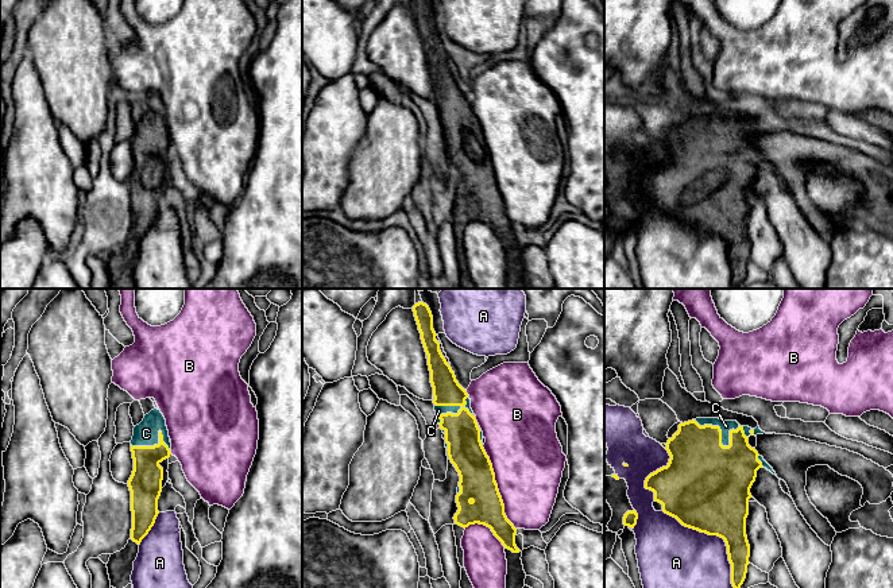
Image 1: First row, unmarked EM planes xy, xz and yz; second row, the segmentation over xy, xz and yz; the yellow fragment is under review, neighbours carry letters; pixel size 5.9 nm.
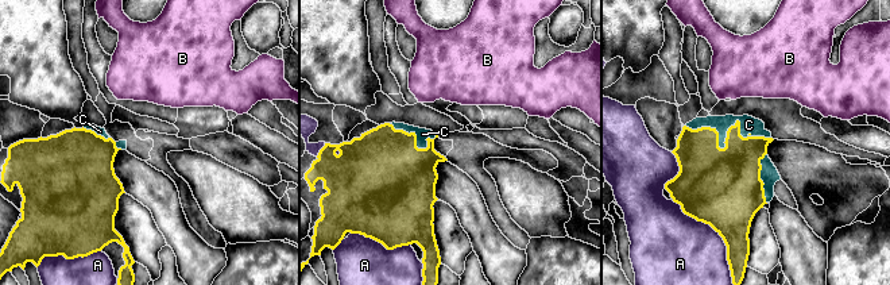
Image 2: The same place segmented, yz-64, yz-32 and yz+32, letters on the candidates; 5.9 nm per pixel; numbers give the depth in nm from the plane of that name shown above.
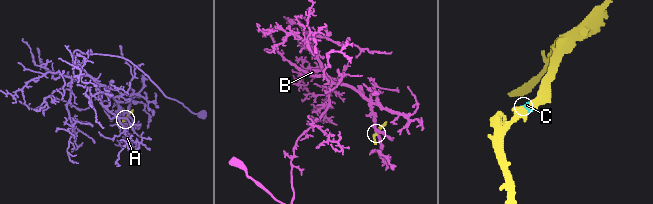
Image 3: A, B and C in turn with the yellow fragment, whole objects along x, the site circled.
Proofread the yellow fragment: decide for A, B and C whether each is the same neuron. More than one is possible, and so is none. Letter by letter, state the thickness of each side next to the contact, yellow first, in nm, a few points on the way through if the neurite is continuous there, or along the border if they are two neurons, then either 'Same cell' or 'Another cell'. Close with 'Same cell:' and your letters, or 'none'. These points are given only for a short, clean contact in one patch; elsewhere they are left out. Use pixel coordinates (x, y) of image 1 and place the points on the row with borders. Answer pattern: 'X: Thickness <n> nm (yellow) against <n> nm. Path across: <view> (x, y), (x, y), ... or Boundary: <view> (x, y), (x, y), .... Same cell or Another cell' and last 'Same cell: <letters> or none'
A: Thickness 460 nm (yellow) against 360 nm. Another cell
B: Thickness 220 nm (yellow) against 420 nm. Another cell
C: Thickness 500 nm (yellow) against 70 nm. Same cell
Same cell: C

